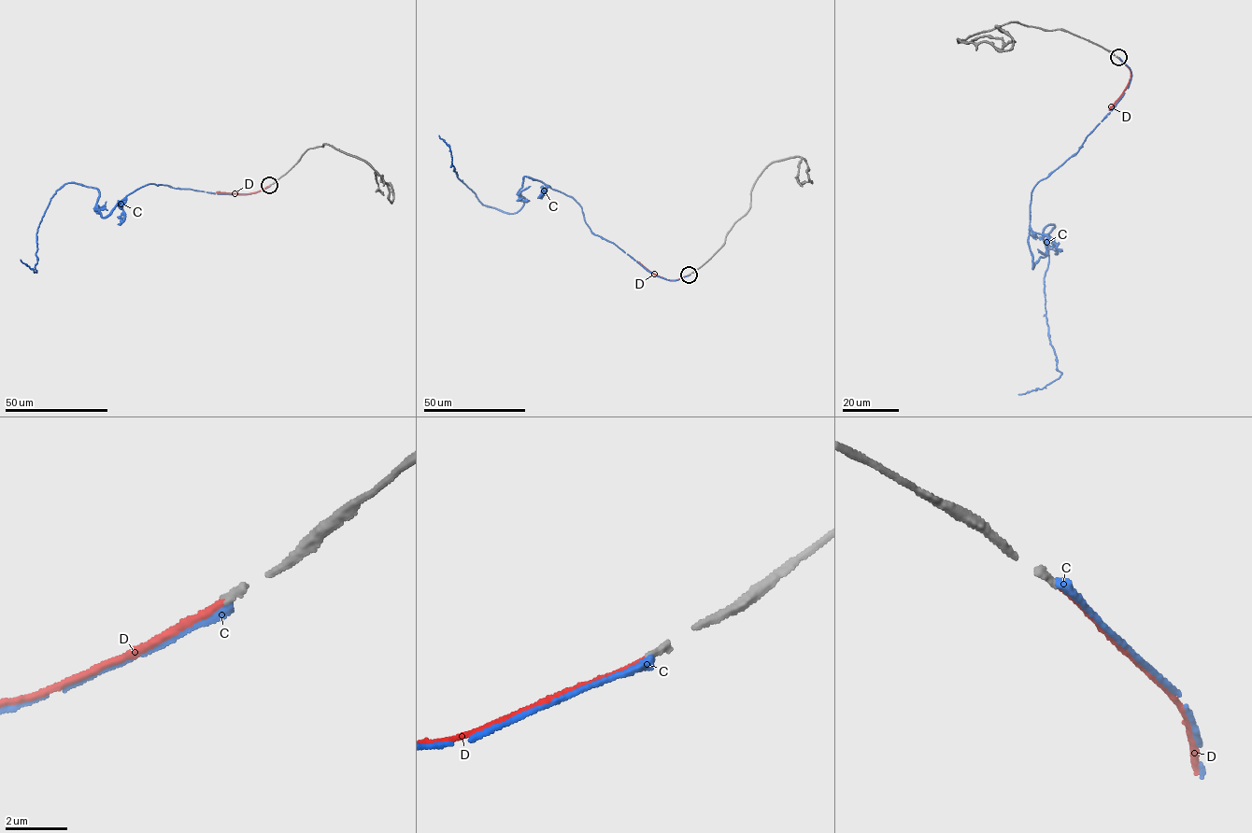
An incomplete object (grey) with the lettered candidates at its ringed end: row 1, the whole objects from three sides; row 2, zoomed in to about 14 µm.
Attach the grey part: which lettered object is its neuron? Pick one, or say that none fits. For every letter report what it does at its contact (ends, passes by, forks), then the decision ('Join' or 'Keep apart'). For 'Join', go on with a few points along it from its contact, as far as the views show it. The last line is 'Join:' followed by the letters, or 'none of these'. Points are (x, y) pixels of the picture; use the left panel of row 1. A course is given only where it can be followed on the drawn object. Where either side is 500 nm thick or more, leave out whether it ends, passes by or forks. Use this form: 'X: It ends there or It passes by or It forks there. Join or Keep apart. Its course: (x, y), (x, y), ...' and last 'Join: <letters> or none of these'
C: It ends there. Keep apart
D: It ends there. Join. Its course: (269, 186), (249, 193), (217, 192)
Join: D

